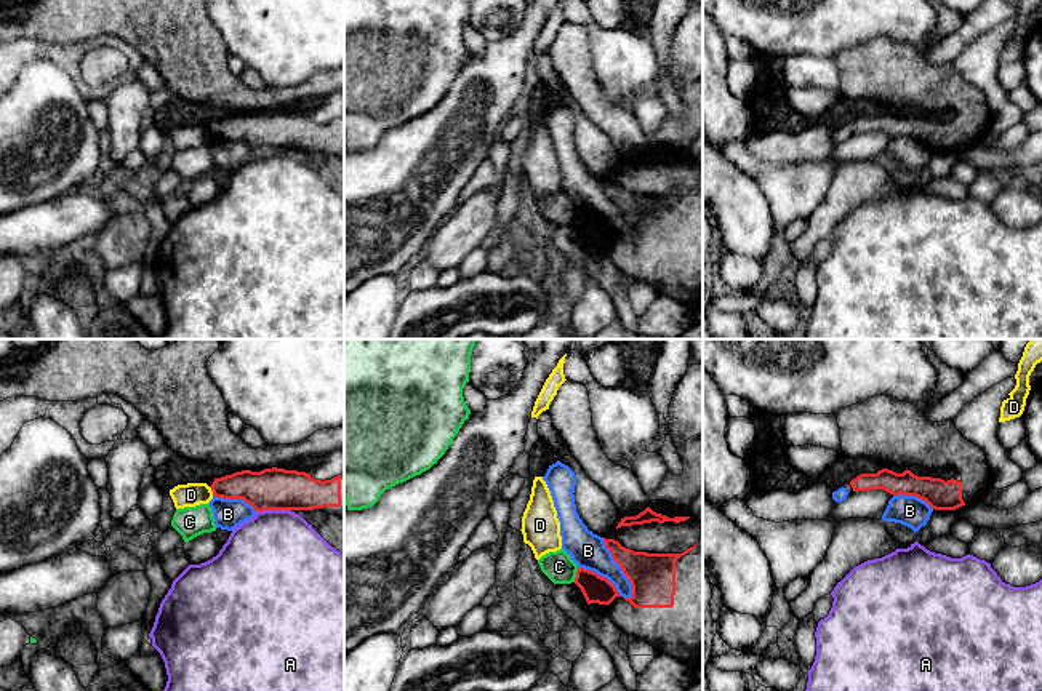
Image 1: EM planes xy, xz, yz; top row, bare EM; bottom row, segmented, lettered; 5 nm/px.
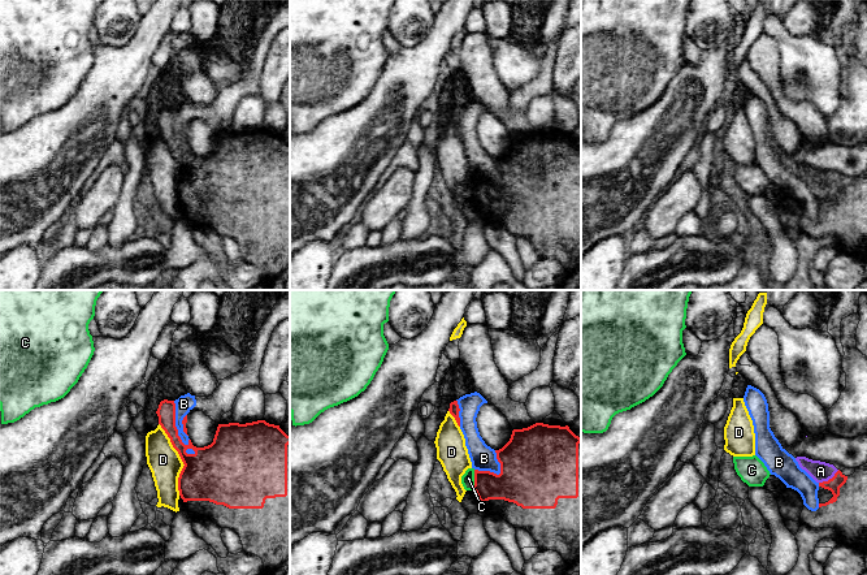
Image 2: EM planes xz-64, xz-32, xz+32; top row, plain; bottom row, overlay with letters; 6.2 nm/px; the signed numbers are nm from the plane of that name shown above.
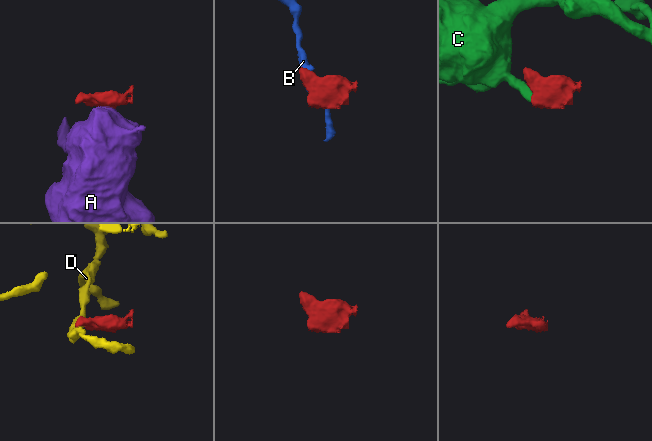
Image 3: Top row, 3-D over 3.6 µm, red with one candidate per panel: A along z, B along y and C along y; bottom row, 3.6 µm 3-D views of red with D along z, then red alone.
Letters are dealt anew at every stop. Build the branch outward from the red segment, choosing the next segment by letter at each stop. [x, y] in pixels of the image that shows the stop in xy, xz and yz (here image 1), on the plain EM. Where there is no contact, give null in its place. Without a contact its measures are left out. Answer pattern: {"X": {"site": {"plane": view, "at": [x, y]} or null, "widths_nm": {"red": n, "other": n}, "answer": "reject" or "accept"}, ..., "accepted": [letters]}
{"A": {"site": {"plane": "xy", "at": [272, 151]}, "widths_nm": {"red": 220, "other": 480}, "answer": "reject"}, "B": {"site": {"plane": "xz", "at": [620, 208]}, "widths_nm": {"red": 220, "other": 180}, "answer": "reject"}, "C": {"site": {"plane": "xz", "at": [577, 216]}, "widths_nm": {"red": 140, "other": 150}, "answer": "reject"}, "D": {"site": {"plane": "xy", "at": [212, 131]}, "widths_nm": {"red": 190, "other": 120}, "answer": "reject"}, "accepted": []}

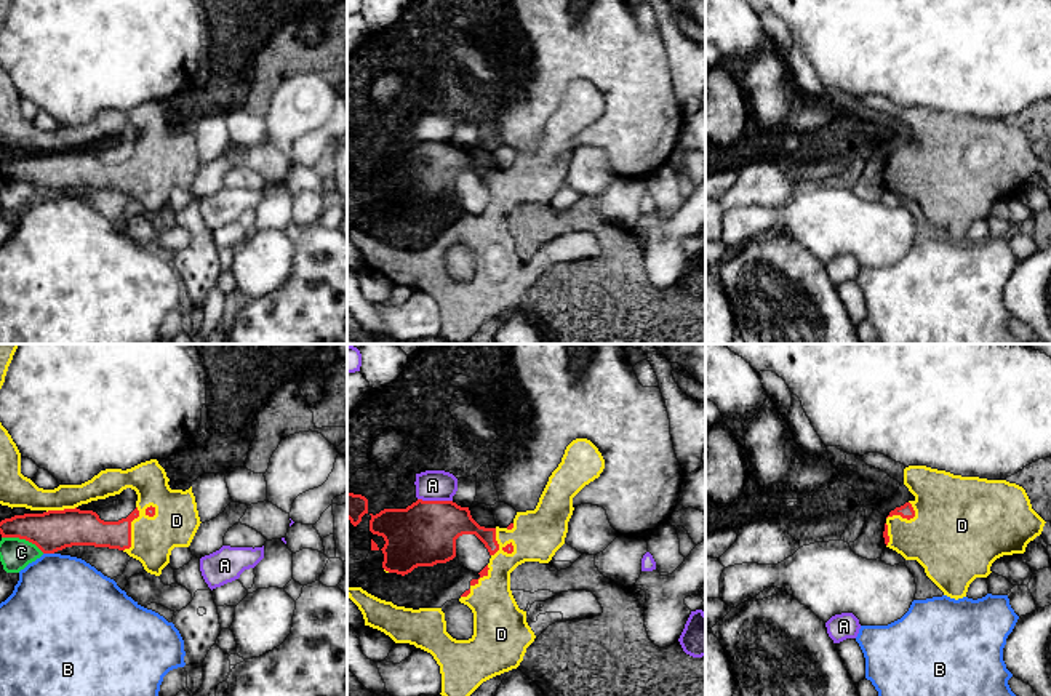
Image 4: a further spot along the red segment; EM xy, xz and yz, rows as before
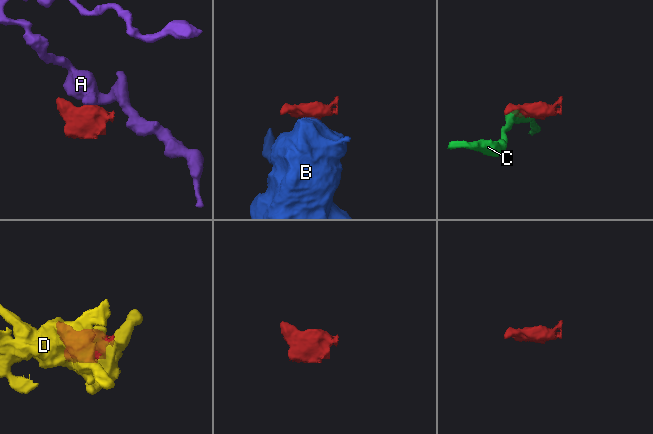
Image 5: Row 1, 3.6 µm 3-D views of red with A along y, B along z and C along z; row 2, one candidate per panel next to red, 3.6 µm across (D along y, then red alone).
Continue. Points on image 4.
{"A": {"site": {"plane": "xz", "at": [435, 143]}, "widths_nm": {"red": 320, "other": 160}, "answer": "reject"}, "B": {"site": {"plane": "xy", "at": [48, 194]}, "widths_nm": {"red": 200, "other": 460}, "answer": "reject"}, "C": {"site": {"plane": "xy", "at": [23, 180]}, "widths_nm": {"red": 200, "other": 160}, "answer": "reject"}, "D": {"site": {"plane": "xz", "at": [496, 184]}, "widths_nm": {"red": 160, "other": 260}, "answer": "accept"}, "accepted": ["D"]}

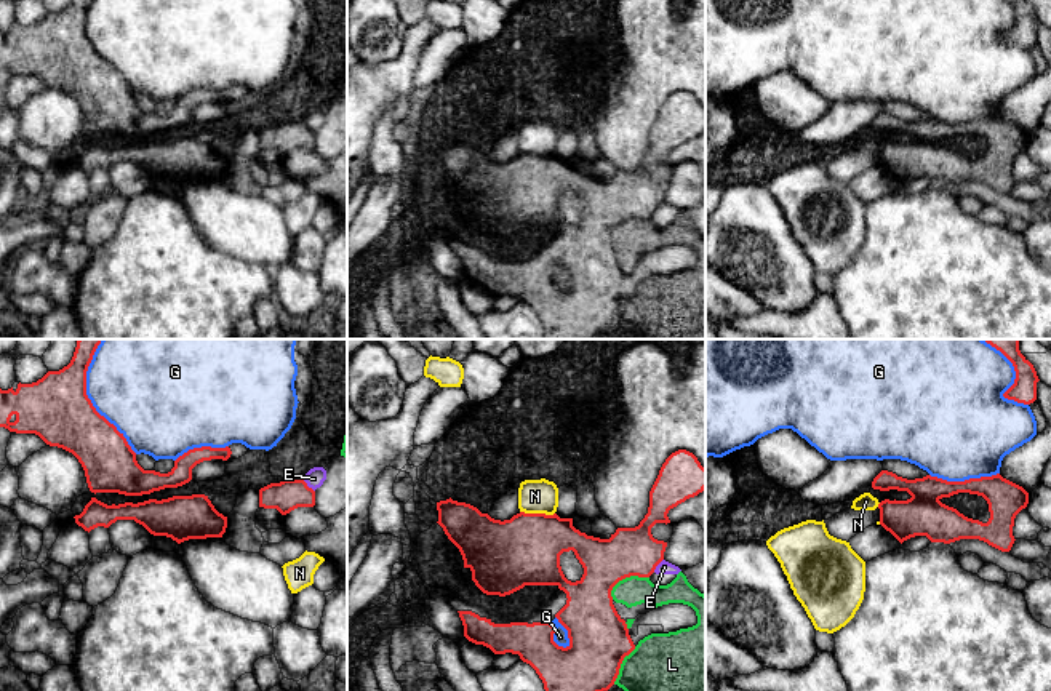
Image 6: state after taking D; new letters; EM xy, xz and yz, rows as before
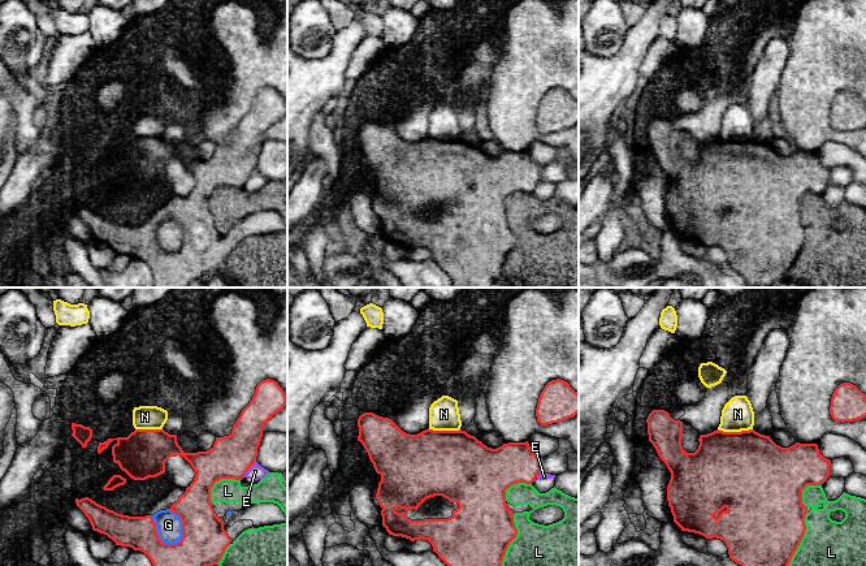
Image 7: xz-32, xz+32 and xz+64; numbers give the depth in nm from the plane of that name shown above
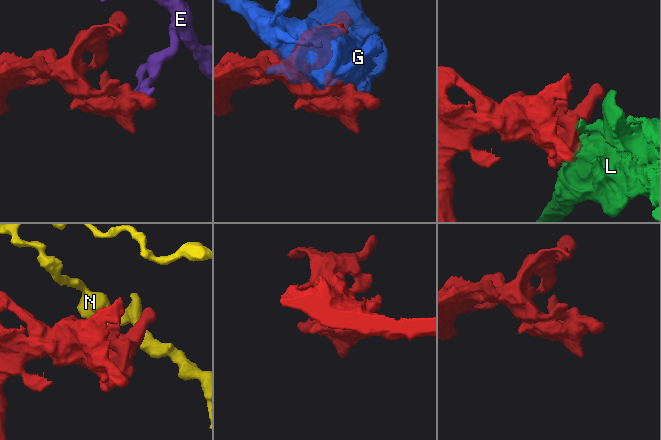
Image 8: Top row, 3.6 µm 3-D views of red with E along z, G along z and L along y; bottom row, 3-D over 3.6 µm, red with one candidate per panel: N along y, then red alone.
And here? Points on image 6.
{"E": {"site": {"plane": "xy", "at": [306, 127]}, "widths_nm": {"red": 160, "other": 90}, "answer": "reject"}, "G": {"site": {"plane": "xy", "at": [93, 48]}, "widths_nm": {"red": 340, "other": 400}, "answer": "reject"}, "L": {"site": {"plane": "xz", "at": [624, 219]}, "widths_nm": {"red": 260, "other": 150}, "answer": "reject"}, "N": {"site": {"plane": "xz", "at": [538, 155]}, "widths_nm": {"red": 360, "other": 180}, "answer": "reject"}, "accepted": []}

